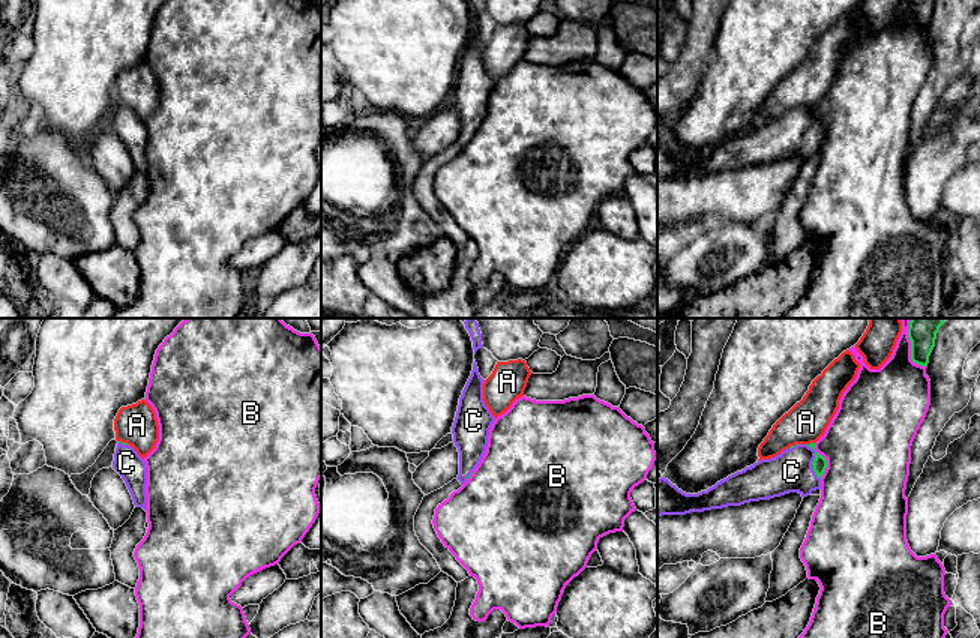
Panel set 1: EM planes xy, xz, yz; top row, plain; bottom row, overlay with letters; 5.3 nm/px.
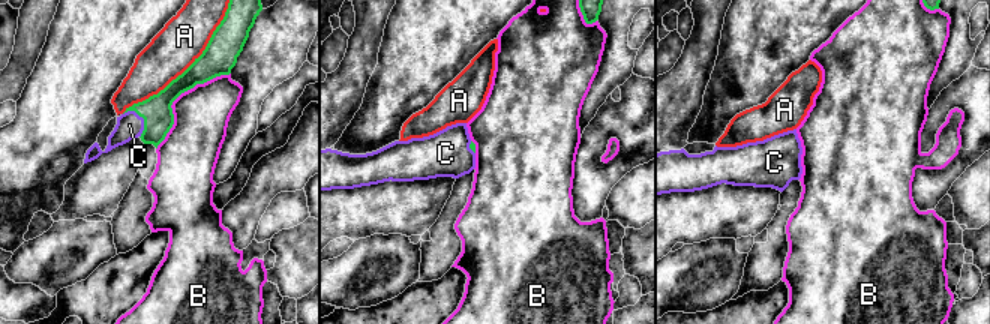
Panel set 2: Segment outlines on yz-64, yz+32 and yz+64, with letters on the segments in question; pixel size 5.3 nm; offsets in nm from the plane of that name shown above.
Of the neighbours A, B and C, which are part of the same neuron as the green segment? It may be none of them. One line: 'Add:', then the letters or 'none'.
Add: C

